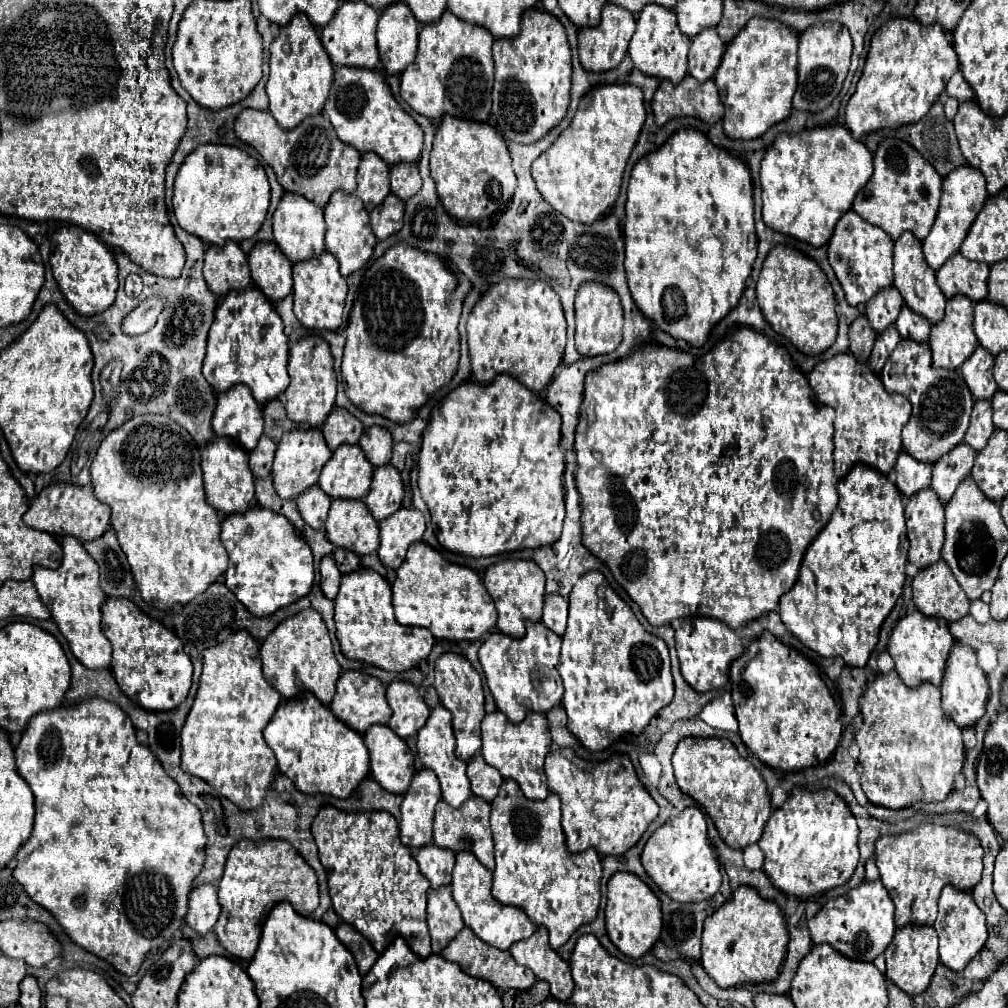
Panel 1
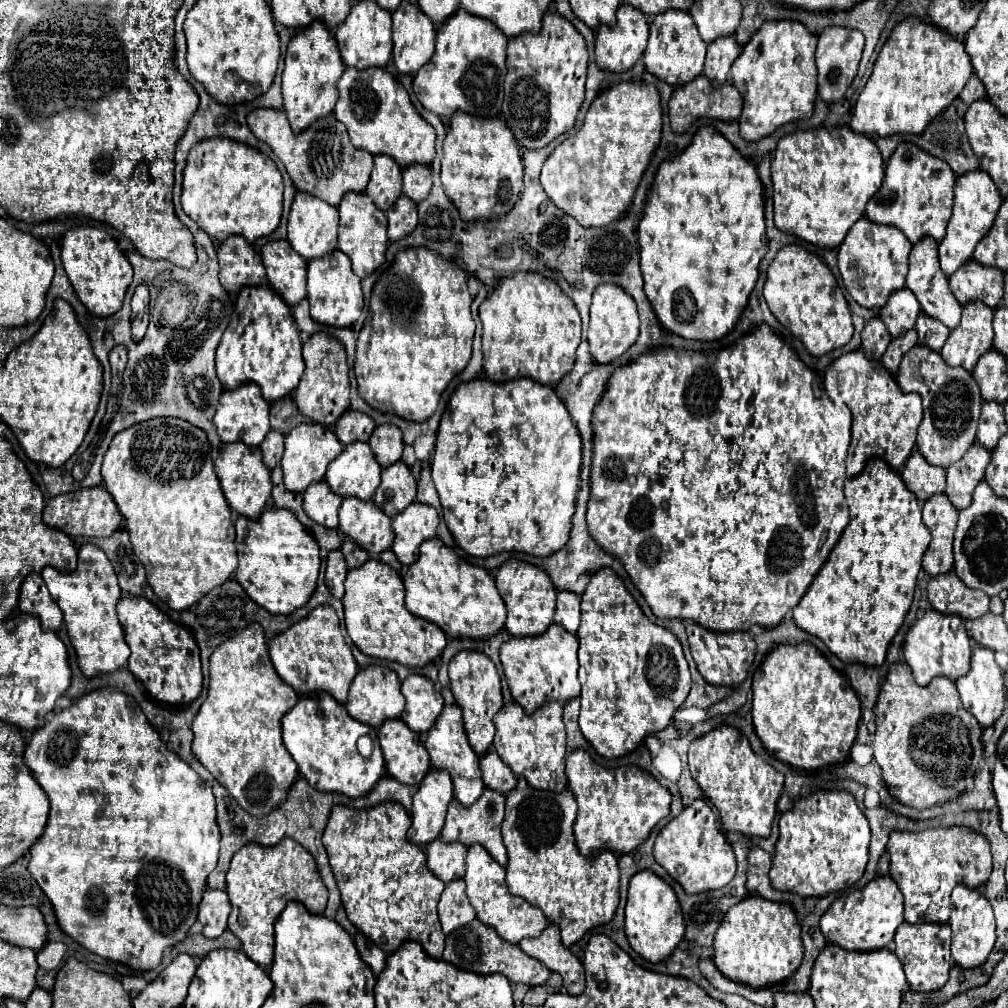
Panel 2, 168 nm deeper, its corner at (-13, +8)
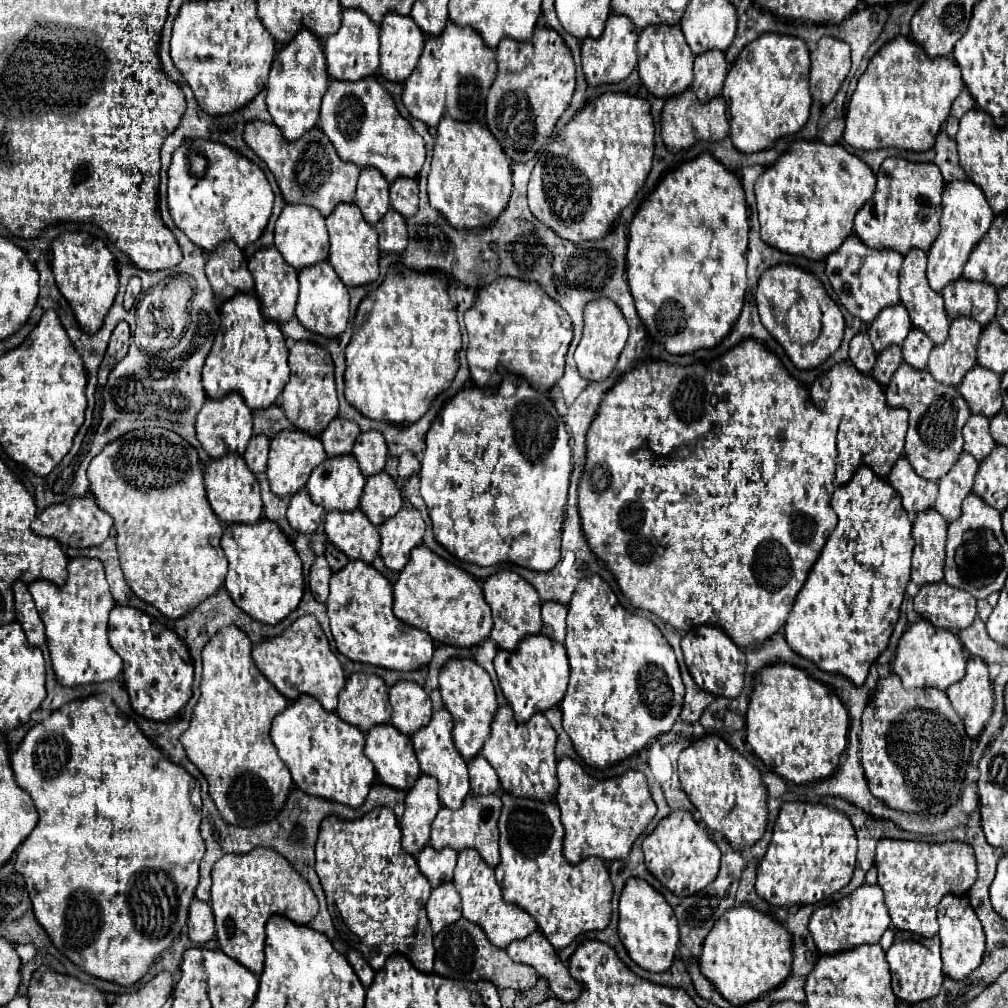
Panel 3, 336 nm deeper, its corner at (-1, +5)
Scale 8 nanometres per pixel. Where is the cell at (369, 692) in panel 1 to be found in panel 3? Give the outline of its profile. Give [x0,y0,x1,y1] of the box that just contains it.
[336,673,390,731]

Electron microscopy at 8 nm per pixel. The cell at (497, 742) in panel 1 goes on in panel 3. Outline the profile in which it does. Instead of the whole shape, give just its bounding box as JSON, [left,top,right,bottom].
[482,705,558,801]

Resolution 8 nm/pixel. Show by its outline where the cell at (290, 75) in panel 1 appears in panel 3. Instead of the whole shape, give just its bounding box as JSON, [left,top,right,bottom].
[266,31,328,141]

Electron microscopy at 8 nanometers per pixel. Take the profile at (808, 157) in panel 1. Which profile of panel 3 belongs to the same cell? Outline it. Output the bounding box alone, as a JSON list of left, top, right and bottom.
[756,139,874,259]

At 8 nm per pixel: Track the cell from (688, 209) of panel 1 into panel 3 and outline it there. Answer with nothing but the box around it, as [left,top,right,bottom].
[626,153,748,355]

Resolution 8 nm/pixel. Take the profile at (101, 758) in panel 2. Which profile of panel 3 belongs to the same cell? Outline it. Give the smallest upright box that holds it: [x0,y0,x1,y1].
[12,693,204,987]

